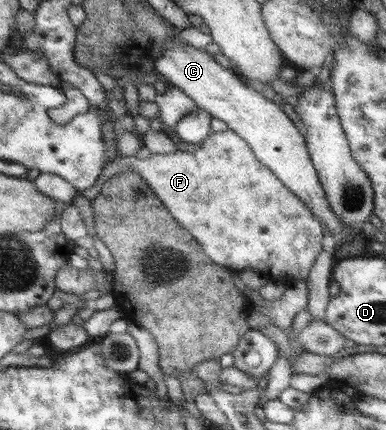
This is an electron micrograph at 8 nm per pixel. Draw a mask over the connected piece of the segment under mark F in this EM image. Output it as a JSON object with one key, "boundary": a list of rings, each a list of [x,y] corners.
{"boundary":[[[232,130],[212,133],[198,144],[195,152],[175,150],[173,154],[151,154],[140,160],[137,157],[120,156],[106,164],[94,186],[79,191],[89,201],[94,199],[101,185],[114,175],[128,173],[128,168],[138,174],[160,199],[175,222],[188,232],[202,247],[202,252],[214,264],[233,271],[250,269],[263,274],[268,280],[288,283],[307,280],[310,269],[321,251],[323,237],[320,222],[312,211],[278,181],[264,164],[260,164],[251,149]]]}

